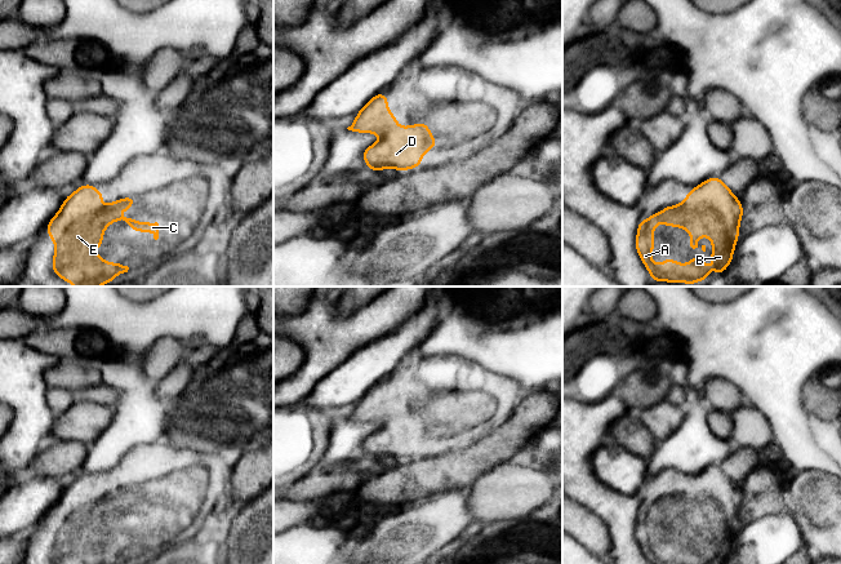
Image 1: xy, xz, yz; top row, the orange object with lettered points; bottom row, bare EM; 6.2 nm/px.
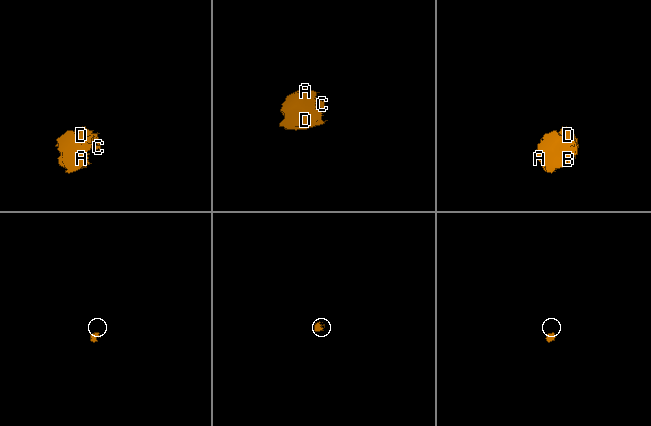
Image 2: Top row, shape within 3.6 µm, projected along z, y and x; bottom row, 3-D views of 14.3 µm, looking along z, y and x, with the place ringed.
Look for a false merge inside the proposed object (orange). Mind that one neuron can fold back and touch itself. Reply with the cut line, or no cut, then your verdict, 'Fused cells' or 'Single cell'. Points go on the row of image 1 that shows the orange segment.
No split. Single cell

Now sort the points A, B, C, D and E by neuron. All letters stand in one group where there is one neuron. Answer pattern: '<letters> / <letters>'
A B C D E

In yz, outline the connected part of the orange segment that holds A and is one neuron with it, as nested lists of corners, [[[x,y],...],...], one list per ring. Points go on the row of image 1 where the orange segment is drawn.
[[[713,177],[695,186],[681,204],[664,206],[648,219],[640,219],[636,252],[653,281],[697,284],[713,274],[706,267],[706,259],[695,258],[697,254],[691,256],[689,265],[669,258],[662,261],[659,267],[654,265],[651,250],[655,247],[655,223],[664,222],[667,227],[689,230],[693,249],[698,248],[700,235],[709,237],[713,243],[711,261],[720,276],[733,261],[742,217],[743,204],[721,178]]]

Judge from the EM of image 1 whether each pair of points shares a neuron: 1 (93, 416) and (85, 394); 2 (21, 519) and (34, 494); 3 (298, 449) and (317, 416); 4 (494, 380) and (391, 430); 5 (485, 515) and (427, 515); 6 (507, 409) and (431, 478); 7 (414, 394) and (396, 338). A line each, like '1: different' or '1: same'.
1: different
2: same
3: same
4: same
5: different
6: different
7: different

